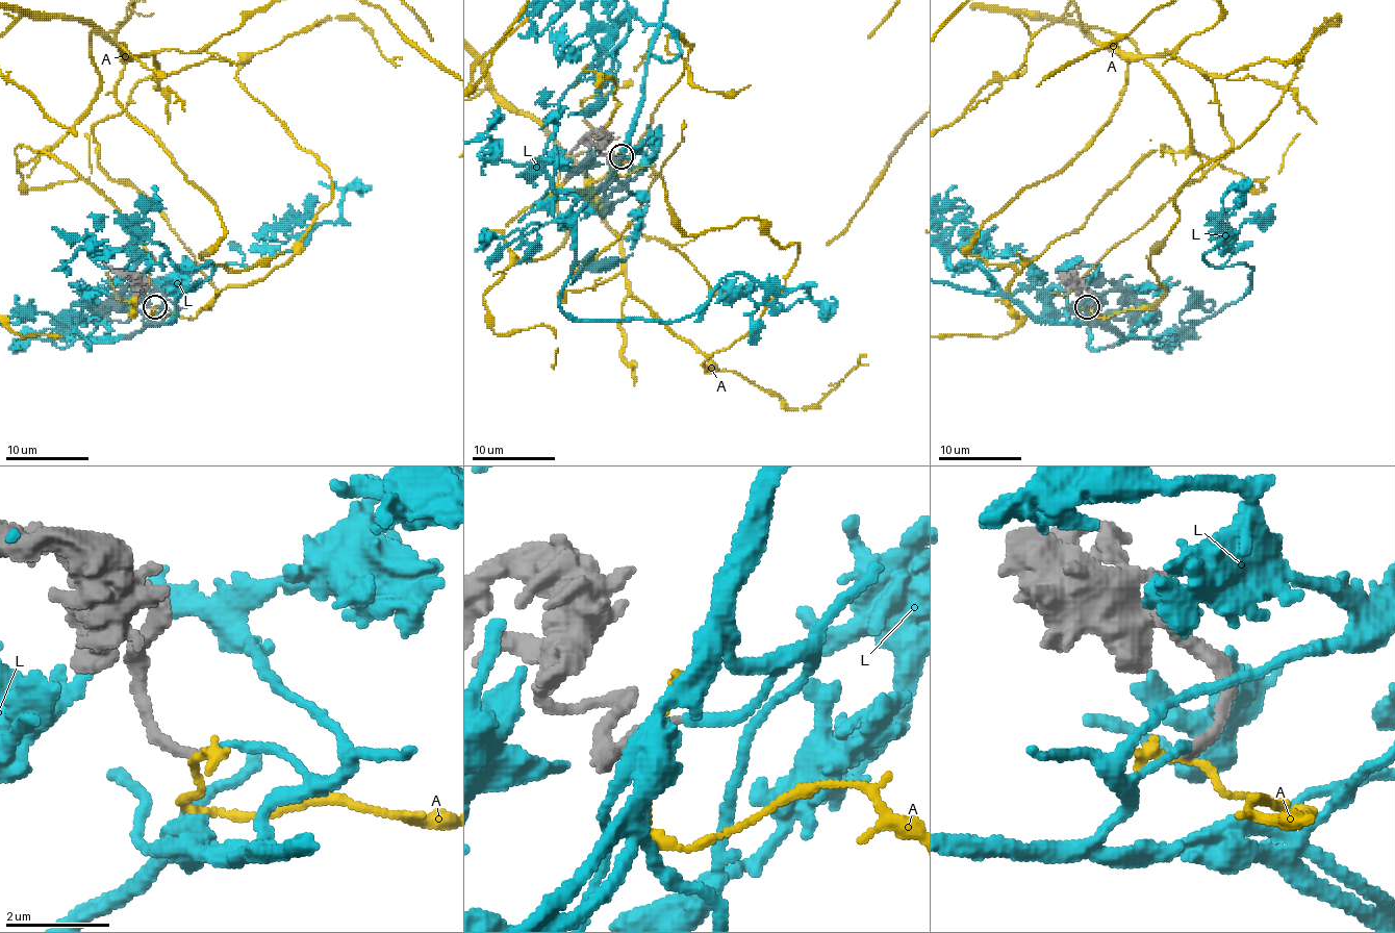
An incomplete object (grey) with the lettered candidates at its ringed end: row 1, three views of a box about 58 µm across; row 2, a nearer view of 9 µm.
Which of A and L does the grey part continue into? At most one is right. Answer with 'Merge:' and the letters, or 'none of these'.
Merge: L

